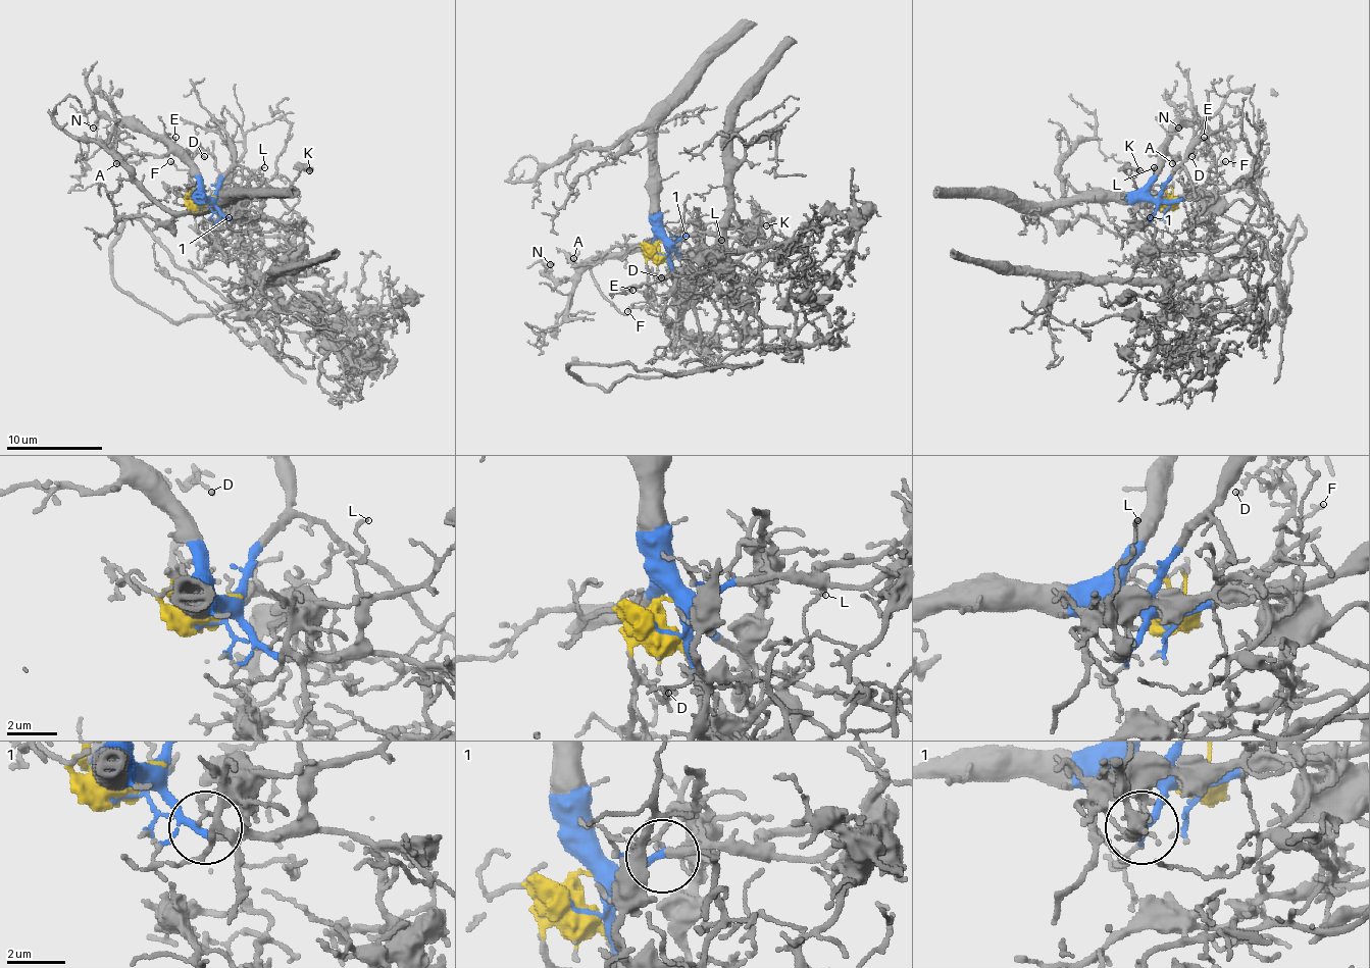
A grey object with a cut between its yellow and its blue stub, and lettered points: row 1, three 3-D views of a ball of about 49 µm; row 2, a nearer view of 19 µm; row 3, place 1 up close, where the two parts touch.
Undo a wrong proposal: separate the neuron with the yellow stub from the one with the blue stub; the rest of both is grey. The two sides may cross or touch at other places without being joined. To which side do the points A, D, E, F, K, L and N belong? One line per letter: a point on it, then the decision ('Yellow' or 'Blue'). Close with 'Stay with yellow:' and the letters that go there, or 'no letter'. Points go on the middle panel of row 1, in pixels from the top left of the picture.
A: Place: (573, 258). Blue
D: Place: (661, 277). Yellow
E: Place: (632, 290). Yellow
F: Place: (627, 311). Yellow
K: Place: (766, 225). Blue
L: Place: (721, 240). Blue
N: Place: (550, 264). Blue
Stay with yellow: D, E, F

